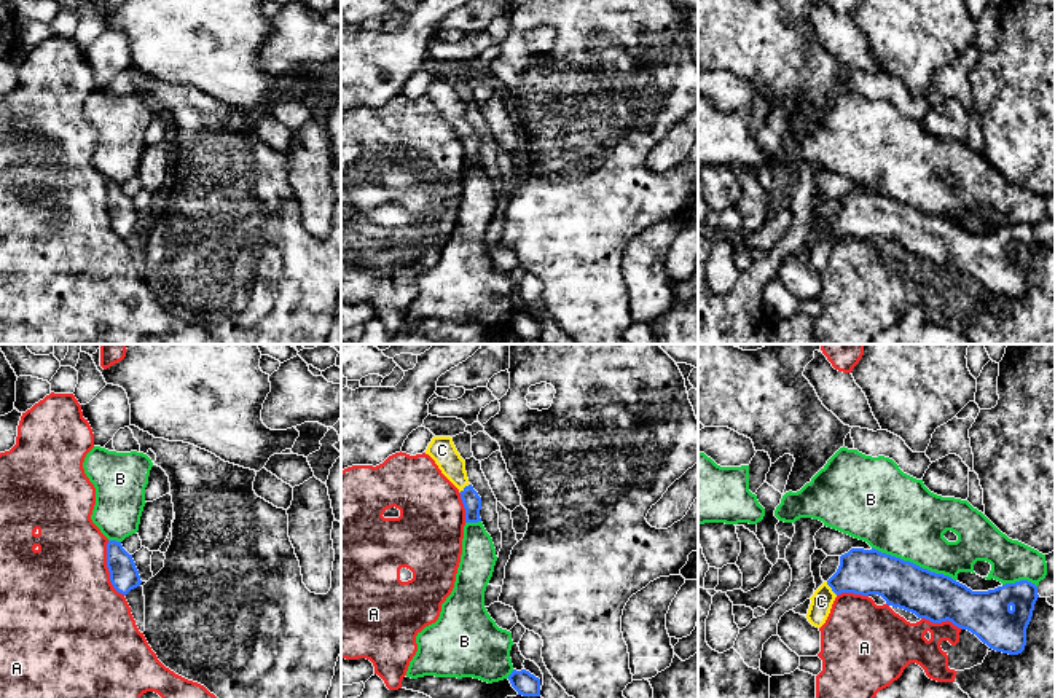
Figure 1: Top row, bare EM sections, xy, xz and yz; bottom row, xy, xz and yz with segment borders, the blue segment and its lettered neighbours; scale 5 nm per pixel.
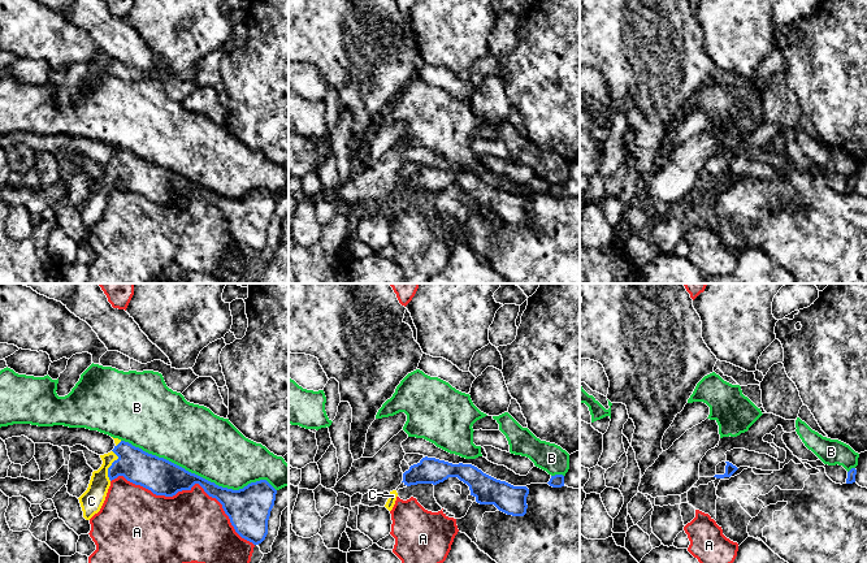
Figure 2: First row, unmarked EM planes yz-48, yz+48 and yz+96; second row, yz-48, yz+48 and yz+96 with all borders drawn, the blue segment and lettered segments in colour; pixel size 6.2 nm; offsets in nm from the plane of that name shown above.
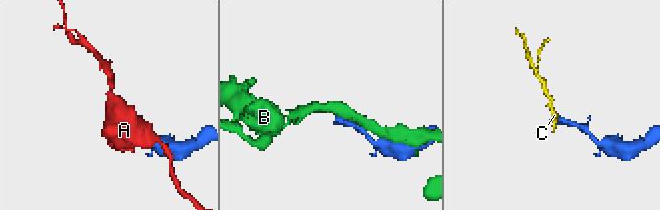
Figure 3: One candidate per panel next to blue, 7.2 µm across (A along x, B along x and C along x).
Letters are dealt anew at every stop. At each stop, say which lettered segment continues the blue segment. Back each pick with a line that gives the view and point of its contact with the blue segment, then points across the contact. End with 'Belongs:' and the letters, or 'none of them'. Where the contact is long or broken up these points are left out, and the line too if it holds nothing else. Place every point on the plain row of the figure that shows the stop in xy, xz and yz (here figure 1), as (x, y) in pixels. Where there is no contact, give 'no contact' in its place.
C: meets blue in yz at (831, 230); runs through yz (861, 214), (831, 230), (821, 244)
Belongs: C

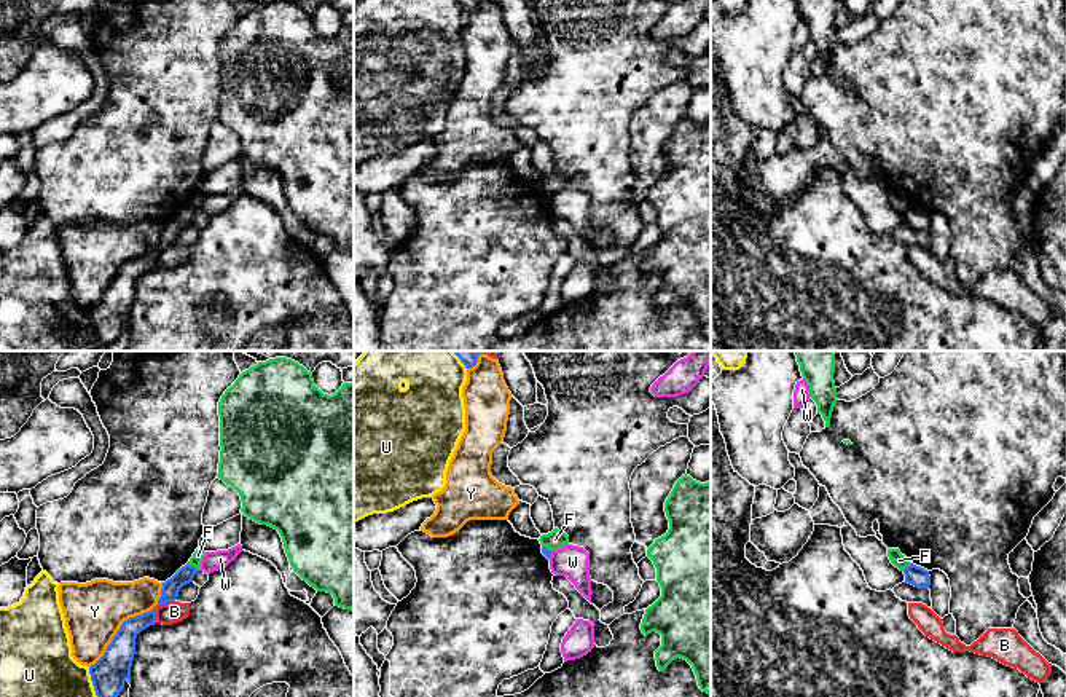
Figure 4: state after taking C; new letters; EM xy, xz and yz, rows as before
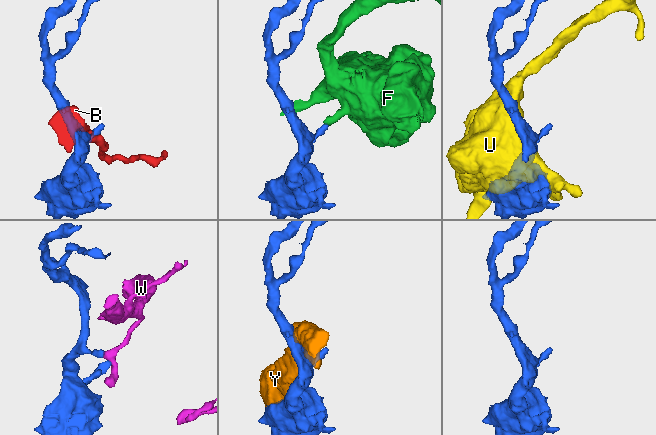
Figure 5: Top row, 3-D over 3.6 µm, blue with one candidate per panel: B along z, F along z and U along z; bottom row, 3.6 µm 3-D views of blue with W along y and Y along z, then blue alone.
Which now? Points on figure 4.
Belongs: none of them

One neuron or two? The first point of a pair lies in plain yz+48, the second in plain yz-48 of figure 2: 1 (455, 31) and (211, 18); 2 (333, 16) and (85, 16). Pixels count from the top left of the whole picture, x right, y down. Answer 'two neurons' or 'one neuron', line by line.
1: one neuron
2: two neurons

